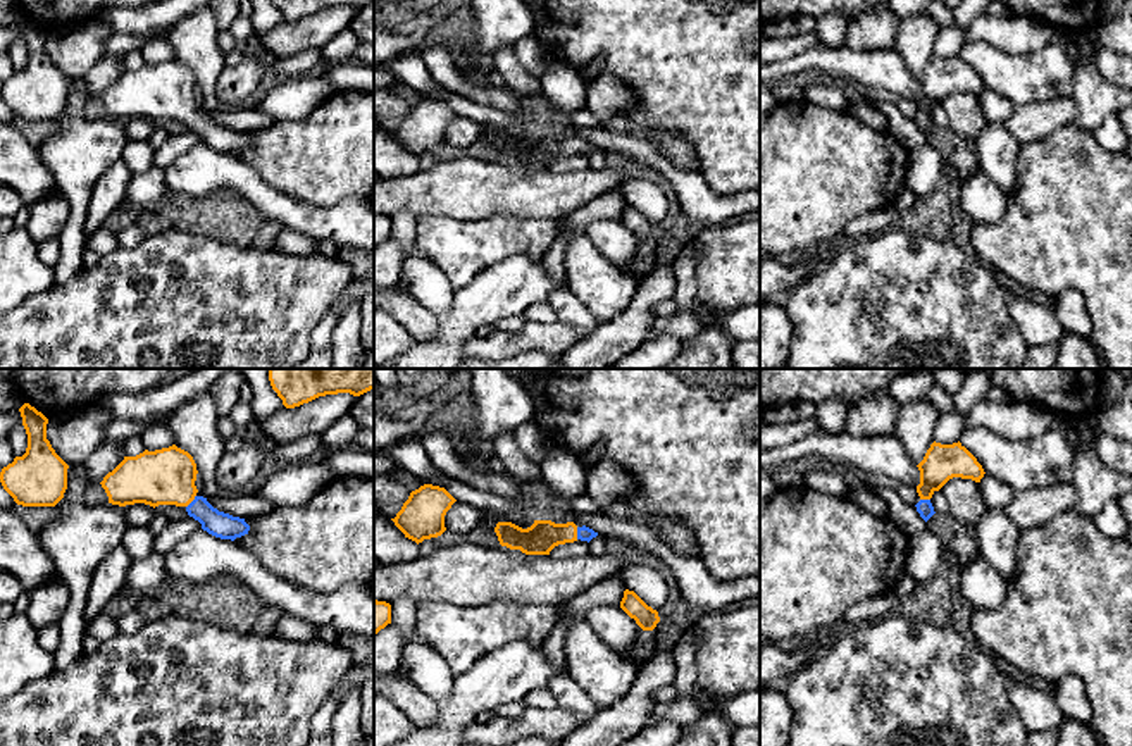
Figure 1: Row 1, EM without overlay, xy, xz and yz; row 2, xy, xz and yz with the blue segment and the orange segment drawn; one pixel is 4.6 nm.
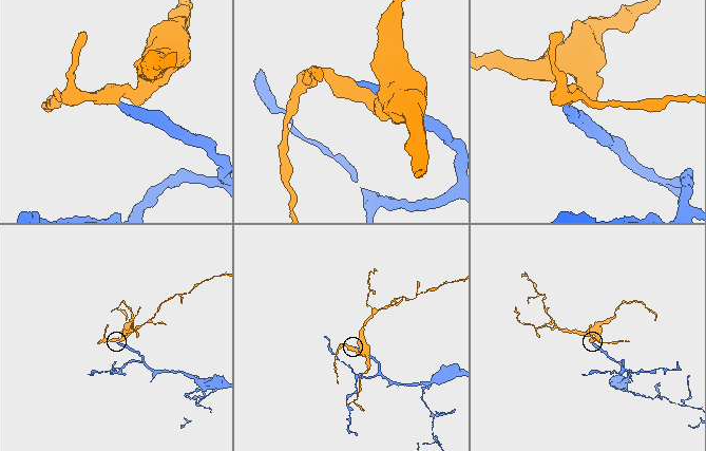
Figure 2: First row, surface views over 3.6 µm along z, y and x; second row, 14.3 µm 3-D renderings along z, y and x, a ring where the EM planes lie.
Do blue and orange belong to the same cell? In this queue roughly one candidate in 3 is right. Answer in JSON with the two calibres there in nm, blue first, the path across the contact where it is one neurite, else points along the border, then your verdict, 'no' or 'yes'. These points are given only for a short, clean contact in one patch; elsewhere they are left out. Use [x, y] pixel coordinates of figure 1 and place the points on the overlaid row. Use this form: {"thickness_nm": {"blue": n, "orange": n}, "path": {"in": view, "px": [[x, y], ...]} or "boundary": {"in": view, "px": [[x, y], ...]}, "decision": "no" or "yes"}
{"thickness_nm": {"blue": 120, "orange": 260}, "path": {"in": "xy", "px": [[219, 524], [192, 502], [166, 476]]}, "decision": "yes"}

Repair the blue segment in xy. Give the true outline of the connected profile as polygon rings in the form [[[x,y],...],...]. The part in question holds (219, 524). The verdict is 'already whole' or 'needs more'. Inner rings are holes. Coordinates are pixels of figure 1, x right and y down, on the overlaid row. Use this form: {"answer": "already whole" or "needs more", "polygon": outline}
{"answer": "needs more", "polygon": [[[172,444],[155,451],[145,450],[136,457],[124,457],[100,484],[112,505],[184,507],[188,515],[215,538],[234,541],[248,534],[250,525],[245,519],[219,512],[207,498],[196,494],[196,474],[193,457]]]}

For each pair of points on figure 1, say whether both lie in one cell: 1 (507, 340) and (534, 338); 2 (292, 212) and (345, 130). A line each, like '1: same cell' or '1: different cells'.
1: same cell
2: different cells

